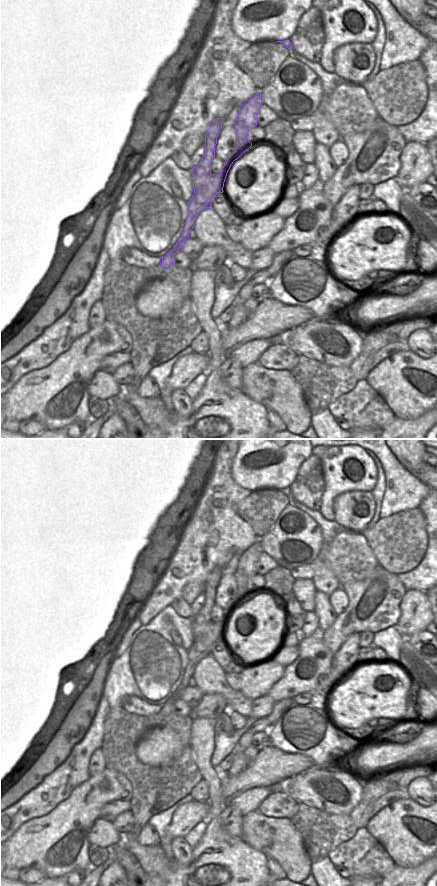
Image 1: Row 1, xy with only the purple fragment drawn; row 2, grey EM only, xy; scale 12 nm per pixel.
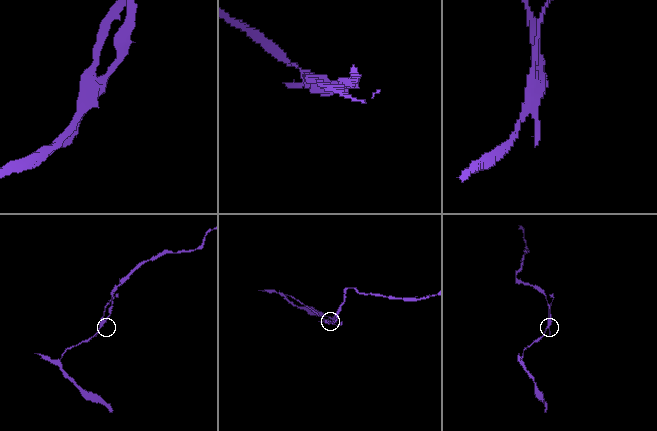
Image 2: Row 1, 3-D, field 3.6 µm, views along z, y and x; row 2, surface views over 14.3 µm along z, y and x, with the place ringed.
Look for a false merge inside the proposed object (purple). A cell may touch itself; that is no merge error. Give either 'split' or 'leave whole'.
split

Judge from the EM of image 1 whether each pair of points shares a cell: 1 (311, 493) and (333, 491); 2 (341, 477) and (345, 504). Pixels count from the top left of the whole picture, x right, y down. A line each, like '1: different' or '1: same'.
1: different
2: different

